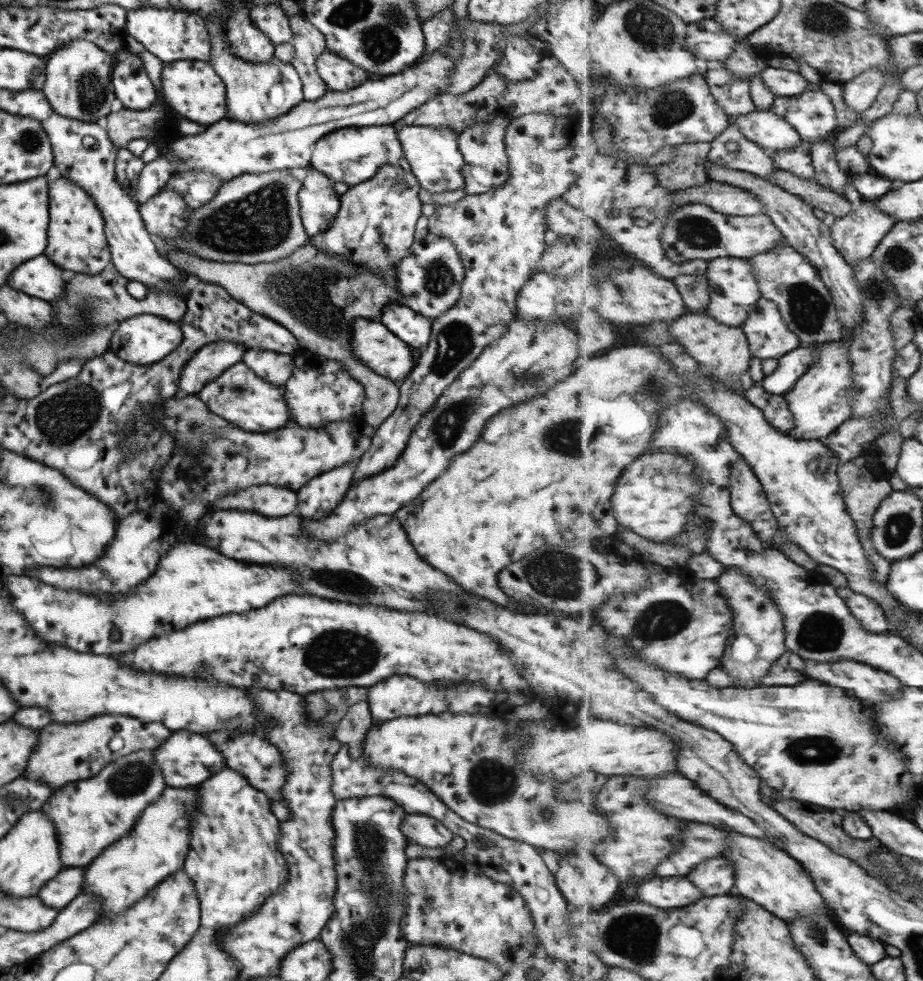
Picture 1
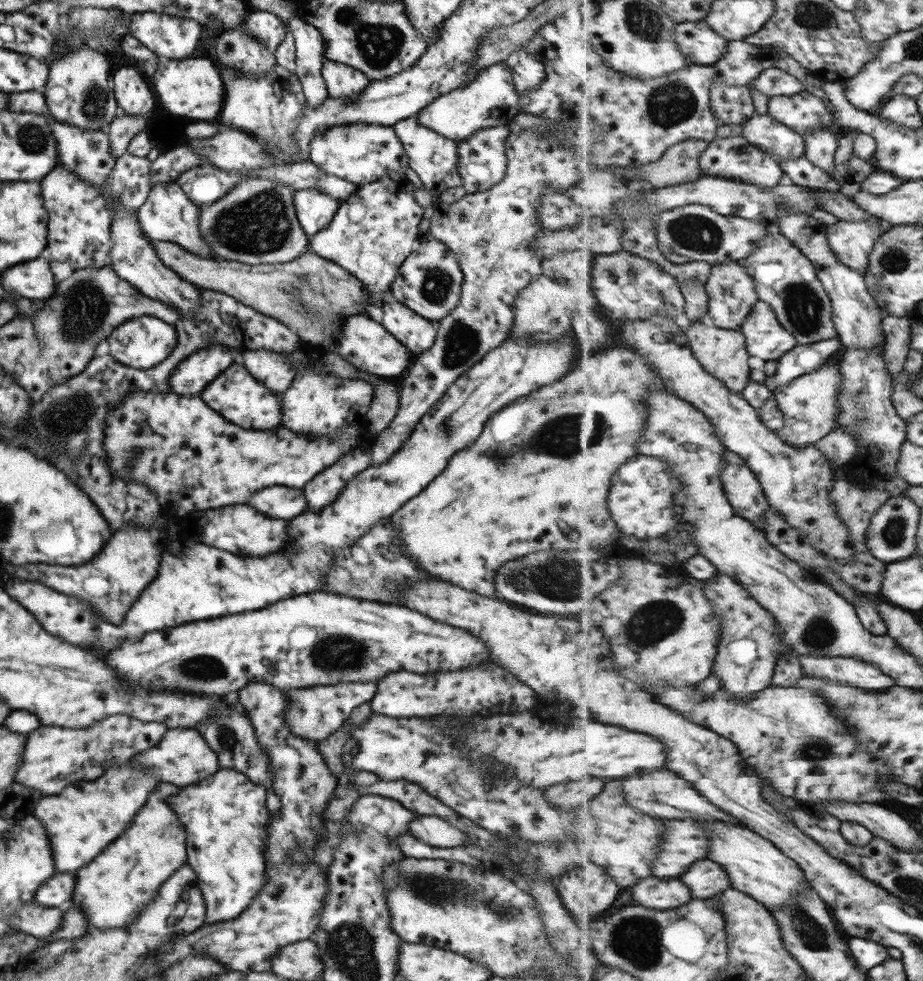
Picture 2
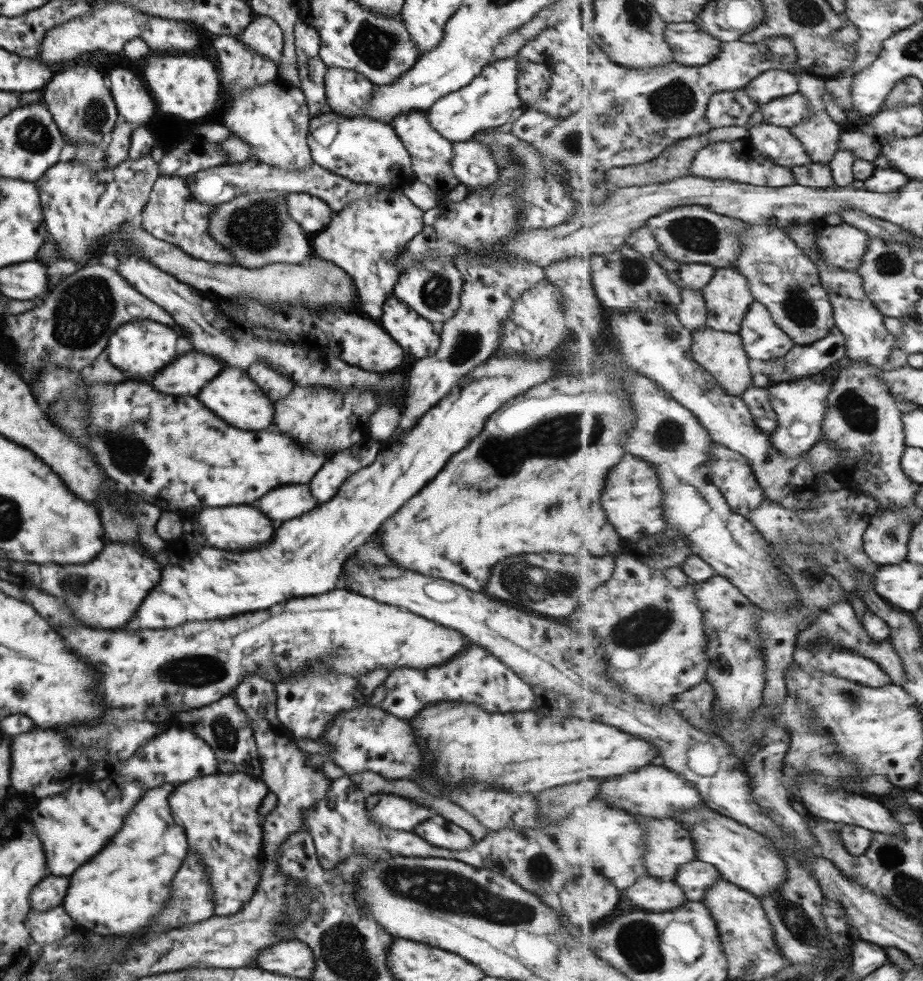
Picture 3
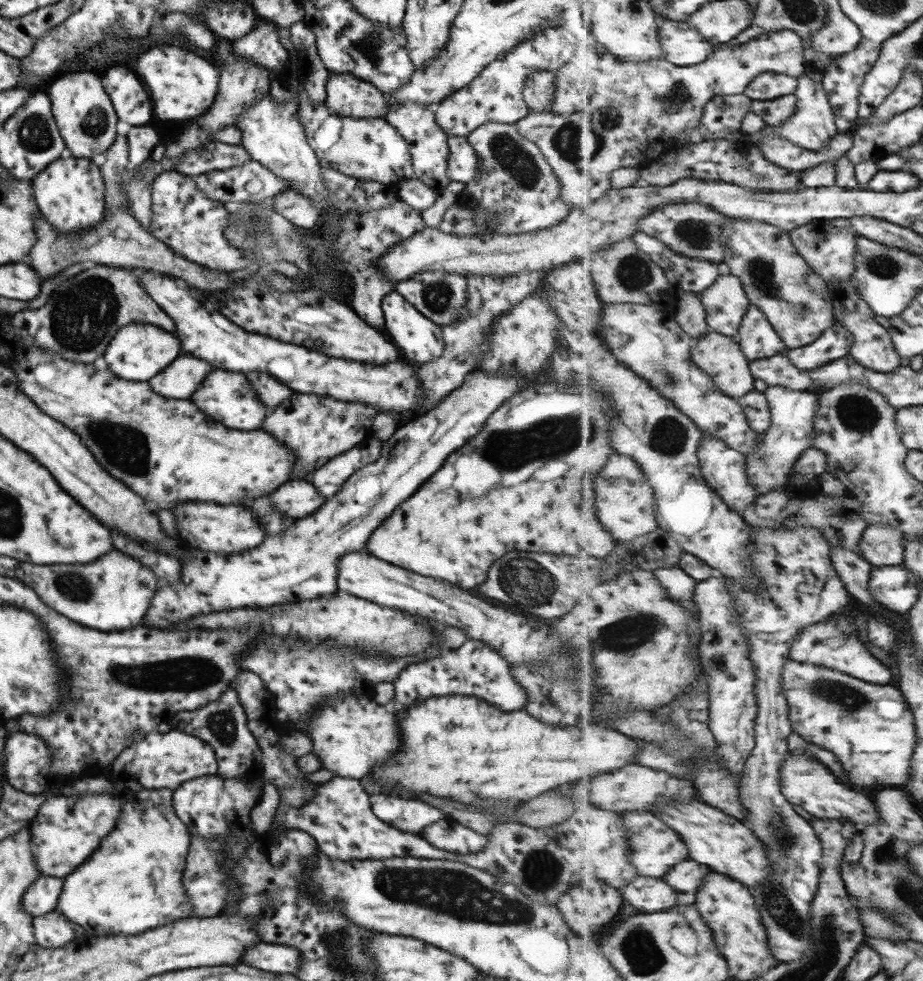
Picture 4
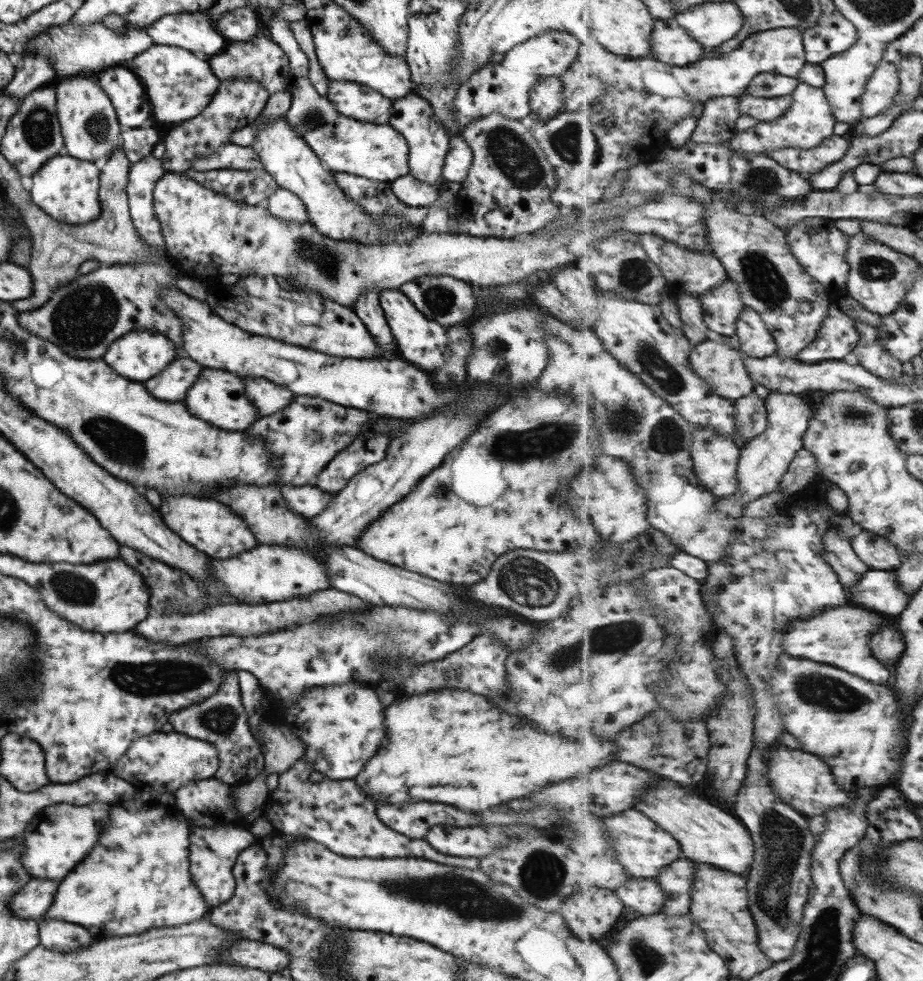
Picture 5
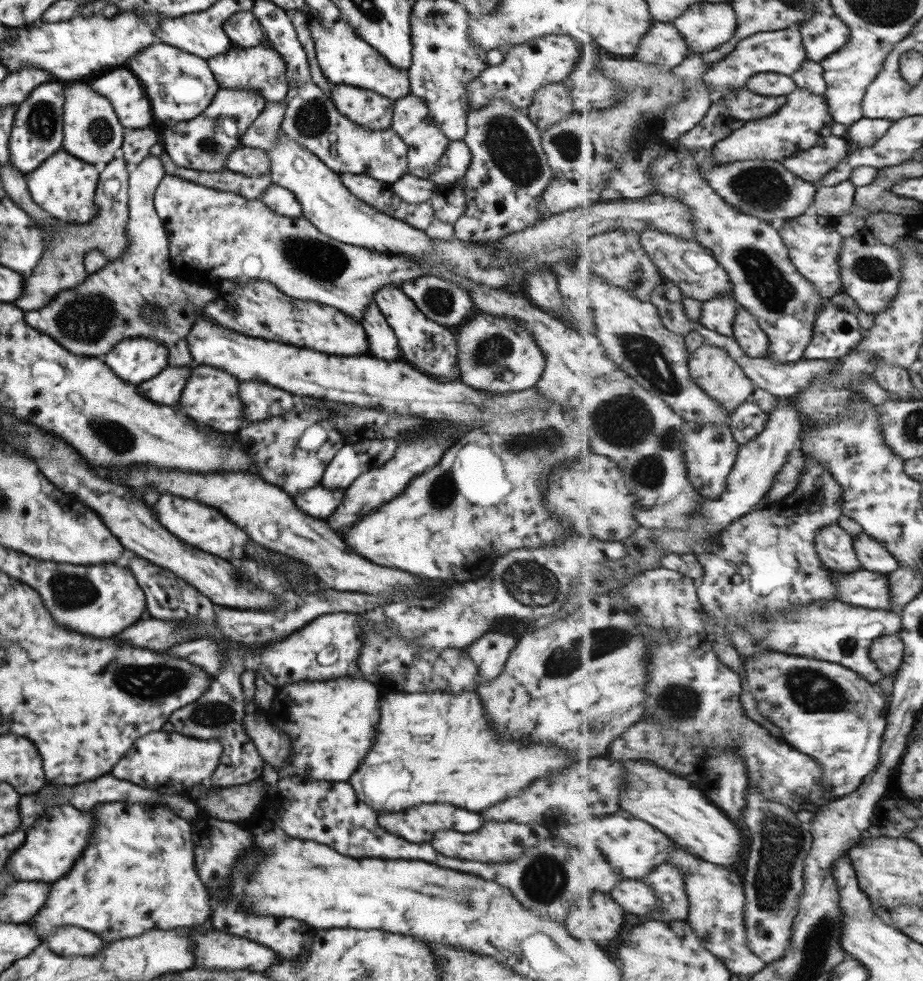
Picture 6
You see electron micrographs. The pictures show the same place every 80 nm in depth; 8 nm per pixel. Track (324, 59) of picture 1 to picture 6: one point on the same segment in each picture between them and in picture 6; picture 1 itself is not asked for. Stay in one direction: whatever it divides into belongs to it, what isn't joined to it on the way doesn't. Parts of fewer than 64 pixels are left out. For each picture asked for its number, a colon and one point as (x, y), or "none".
2: (341, 81)
3: (347, 92)
4: (346, 96)
5: (350, 99)
6: (370, 110)

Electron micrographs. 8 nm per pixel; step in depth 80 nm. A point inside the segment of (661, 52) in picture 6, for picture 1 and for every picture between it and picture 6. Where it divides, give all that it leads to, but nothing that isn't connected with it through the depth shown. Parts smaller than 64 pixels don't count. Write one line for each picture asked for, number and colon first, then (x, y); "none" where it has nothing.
1: (708, 40)
2: (701, 44)
3: (694, 46)
4: (682, 44)
5: (672, 44)

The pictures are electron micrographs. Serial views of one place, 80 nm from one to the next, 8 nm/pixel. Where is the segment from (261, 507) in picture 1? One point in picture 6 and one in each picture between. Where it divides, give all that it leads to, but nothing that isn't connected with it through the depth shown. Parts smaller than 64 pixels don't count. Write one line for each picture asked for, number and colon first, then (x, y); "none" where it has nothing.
2: (279, 502)
3: (285, 502)
4: (295, 499)
5: (306, 500)
6: (317, 502)

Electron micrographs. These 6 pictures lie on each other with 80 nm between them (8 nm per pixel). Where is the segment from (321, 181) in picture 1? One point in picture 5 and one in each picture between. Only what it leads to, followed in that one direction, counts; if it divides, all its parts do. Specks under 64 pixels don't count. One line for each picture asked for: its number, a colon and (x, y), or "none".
2: (313, 209)
3: (309, 212)
4: (301, 212)
5: (282, 204)

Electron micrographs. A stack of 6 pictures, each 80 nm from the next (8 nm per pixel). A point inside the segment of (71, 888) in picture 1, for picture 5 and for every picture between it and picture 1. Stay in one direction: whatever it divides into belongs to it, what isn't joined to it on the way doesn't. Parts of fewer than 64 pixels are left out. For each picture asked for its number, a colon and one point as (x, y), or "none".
2: (58, 891)
3: (49, 892)
4: (40, 897)
5: (31, 901)

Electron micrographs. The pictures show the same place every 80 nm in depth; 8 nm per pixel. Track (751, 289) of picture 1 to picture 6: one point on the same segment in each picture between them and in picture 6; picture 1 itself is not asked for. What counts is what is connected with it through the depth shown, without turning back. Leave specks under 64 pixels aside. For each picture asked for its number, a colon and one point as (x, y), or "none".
2: (732, 291)
3: (729, 297)
4: (726, 302)
5: (723, 305)
6: (719, 314)

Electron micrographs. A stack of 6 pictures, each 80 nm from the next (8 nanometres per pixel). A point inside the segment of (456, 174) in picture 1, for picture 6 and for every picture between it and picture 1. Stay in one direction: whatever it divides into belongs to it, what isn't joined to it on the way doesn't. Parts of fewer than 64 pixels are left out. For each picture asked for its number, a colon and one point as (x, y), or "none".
2: (432, 157)
3: (430, 154)
4: (427, 146)
5: (411, 116)
6: (425, 143)

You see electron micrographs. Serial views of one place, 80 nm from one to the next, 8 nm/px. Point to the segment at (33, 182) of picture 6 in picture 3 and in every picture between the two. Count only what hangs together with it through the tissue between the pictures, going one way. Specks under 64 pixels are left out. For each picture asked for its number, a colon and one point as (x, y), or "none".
3: (80, 206)
4: (69, 193)
5: (66, 189)

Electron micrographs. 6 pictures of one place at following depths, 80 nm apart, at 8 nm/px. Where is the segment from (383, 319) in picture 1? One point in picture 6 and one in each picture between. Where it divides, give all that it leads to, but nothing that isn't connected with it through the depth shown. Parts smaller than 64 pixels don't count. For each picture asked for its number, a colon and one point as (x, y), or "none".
2: (415, 333)
3: (415, 335)
4: (416, 337)
5: (421, 342)
6: (429, 347)

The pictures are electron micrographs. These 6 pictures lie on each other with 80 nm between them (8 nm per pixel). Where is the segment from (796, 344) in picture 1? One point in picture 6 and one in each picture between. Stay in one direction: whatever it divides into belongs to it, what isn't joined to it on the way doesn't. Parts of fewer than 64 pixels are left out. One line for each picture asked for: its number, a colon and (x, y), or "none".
2: (766, 337)
3: (763, 339)
4: (757, 337)
5: (755, 339)
6: (753, 339)

